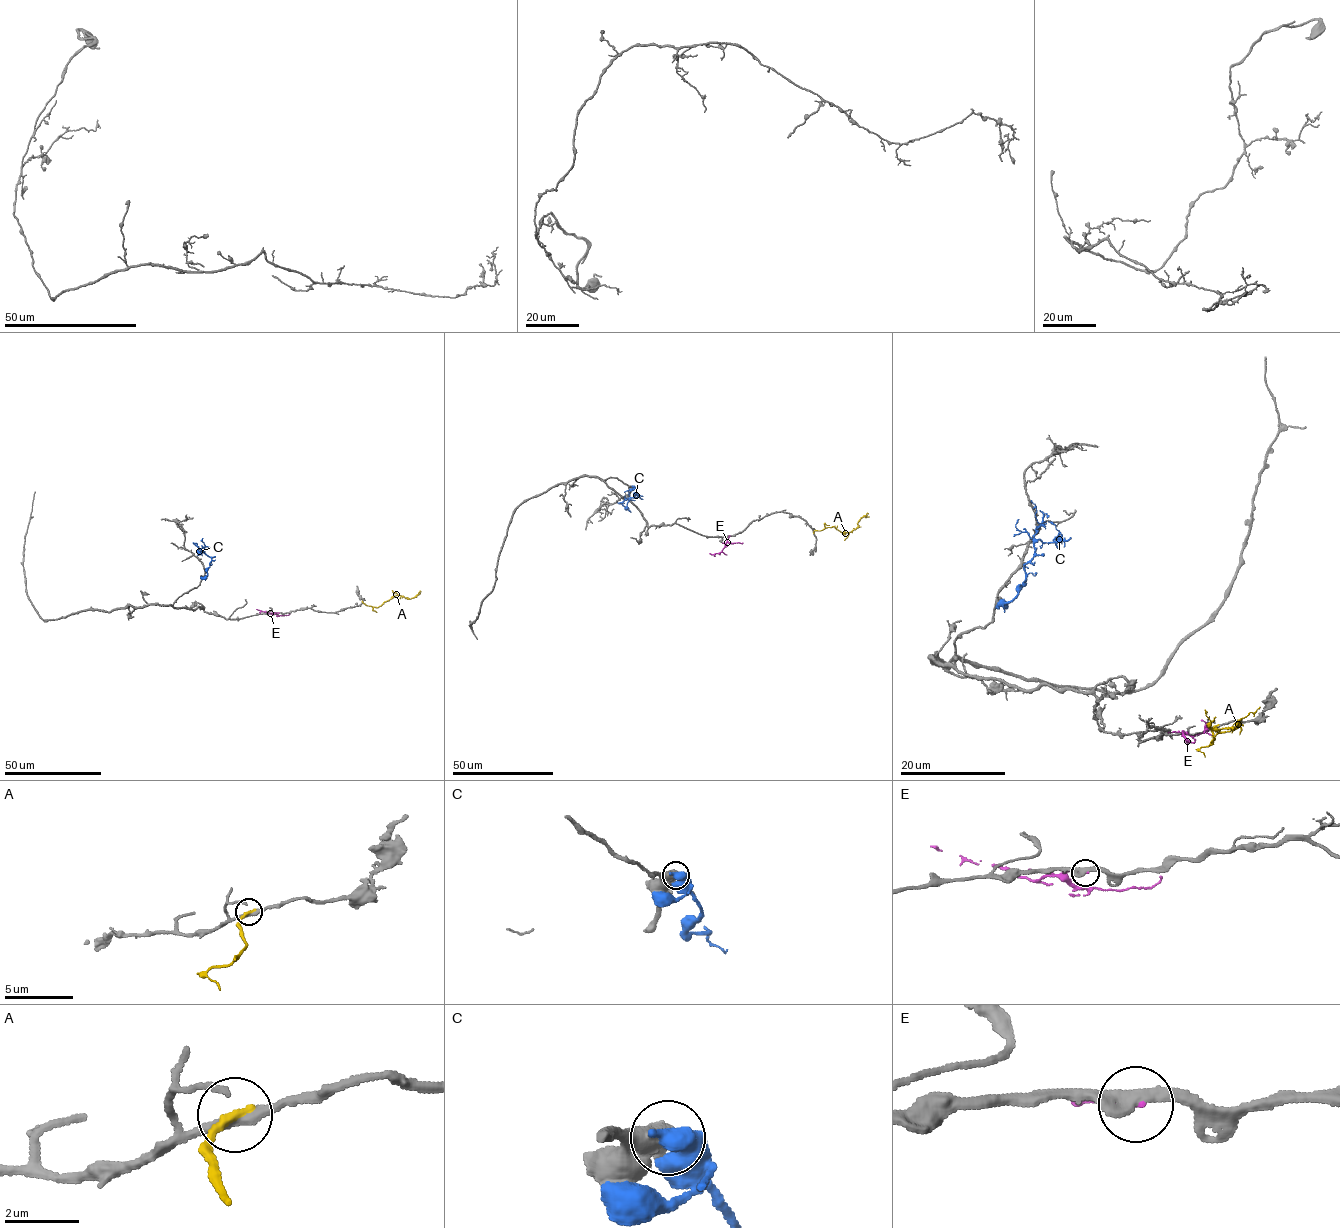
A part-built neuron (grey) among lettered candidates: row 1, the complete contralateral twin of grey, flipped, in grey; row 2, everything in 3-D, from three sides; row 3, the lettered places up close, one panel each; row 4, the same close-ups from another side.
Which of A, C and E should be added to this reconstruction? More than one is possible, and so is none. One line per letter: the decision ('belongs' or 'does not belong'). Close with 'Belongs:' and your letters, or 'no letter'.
A: does not belong
C: does not belong
E: does not belong
Belongs: no letter

